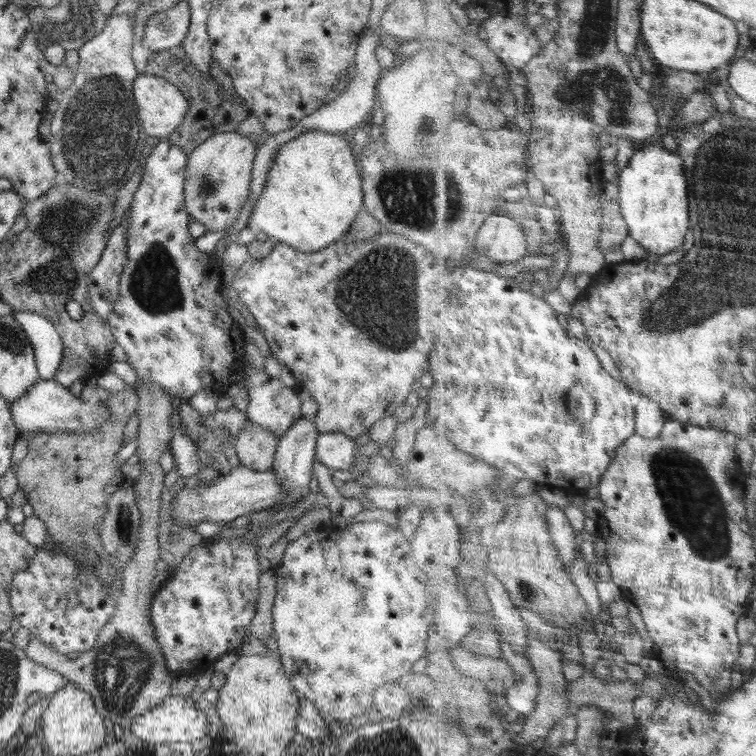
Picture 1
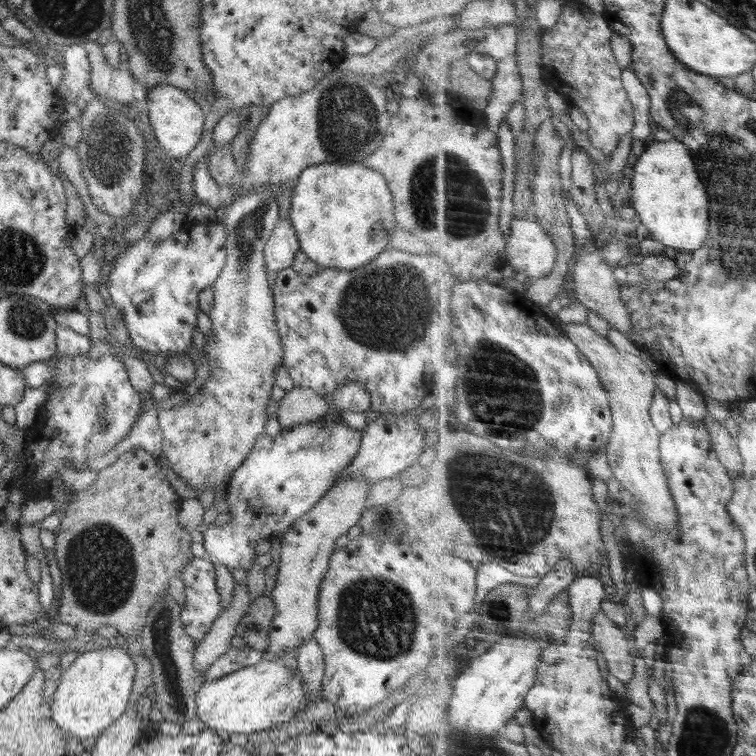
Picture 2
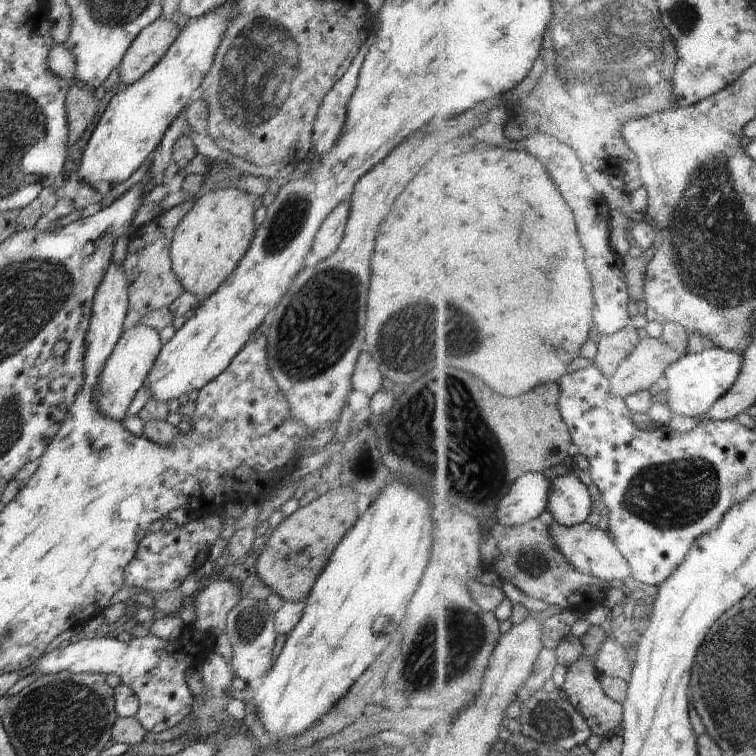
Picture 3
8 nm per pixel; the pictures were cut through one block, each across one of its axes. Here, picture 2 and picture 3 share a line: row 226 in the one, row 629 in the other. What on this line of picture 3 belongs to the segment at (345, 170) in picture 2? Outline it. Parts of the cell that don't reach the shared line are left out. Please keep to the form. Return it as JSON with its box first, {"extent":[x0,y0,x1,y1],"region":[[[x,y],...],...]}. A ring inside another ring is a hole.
{"extent":[238,478,432,742],"region":[[[396,478],[392,484],[384,486],[378,498],[336,546],[308,594],[300,622],[288,634],[284,648],[273,662],[271,670],[259,683],[246,687],[238,696],[255,706],[264,732],[268,733],[271,740],[282,742],[294,736],[298,738],[298,734],[304,734],[308,728],[312,728],[342,696],[348,694],[352,684],[393,640],[394,632],[404,620],[406,606],[418,588],[422,572],[430,560],[430,510],[432,506],[422,494],[398,482]]]}

